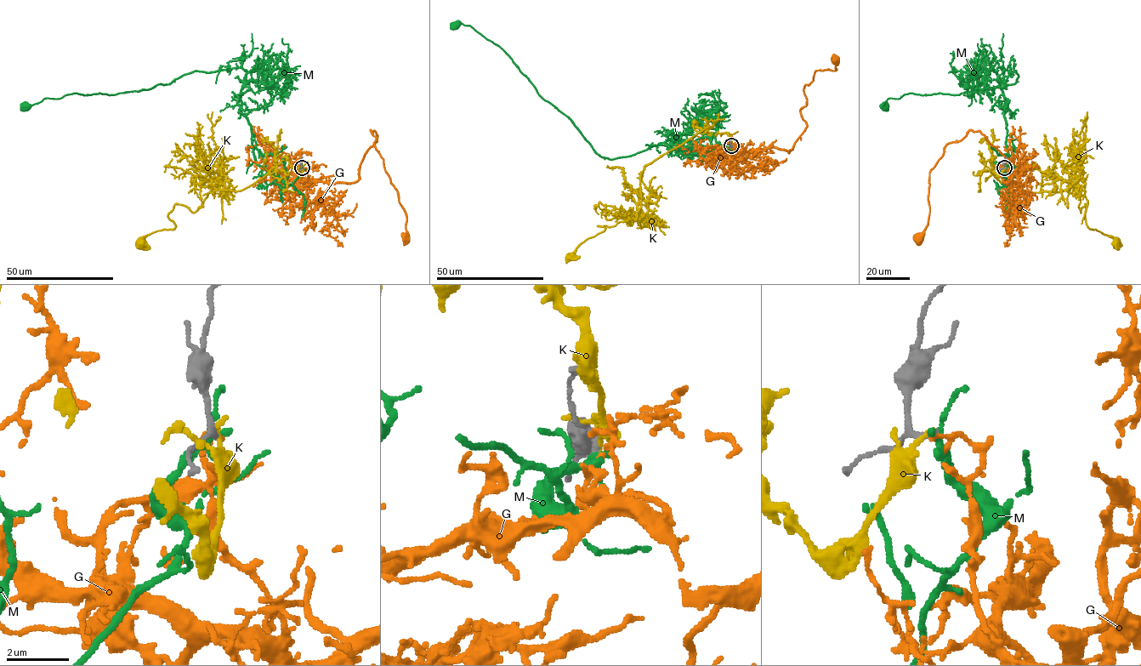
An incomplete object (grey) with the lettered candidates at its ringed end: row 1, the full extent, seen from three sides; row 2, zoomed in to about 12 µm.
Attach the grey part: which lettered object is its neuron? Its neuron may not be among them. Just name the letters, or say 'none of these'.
none of these

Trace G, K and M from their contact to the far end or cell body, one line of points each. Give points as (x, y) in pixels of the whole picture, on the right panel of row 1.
G: (1005, 167), (1014, 184), (1007, 182), (1008, 161), (979, 131), (947, 144), (929, 173), (928, 222), (919, 236)
K: (1003, 167), (997, 175), (993, 157), (992, 173), (1011, 191), (1067, 190), (1078, 196), (1088, 227), (1116, 243)
M: (1005, 167), (1003, 185), (1006, 99), (996, 68), (1015, 71), (1013, 84), (905, 93), (884, 108)

